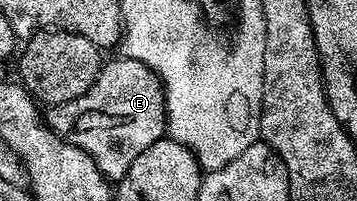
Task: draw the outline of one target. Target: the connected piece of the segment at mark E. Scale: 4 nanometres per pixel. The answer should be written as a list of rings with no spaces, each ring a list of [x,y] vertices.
[[[117,59],[103,63],[96,82],[79,98],[51,105],[44,116],[58,136],[88,153],[112,182],[122,180],[132,162],[166,132],[166,102],[159,77],[138,59]]]

